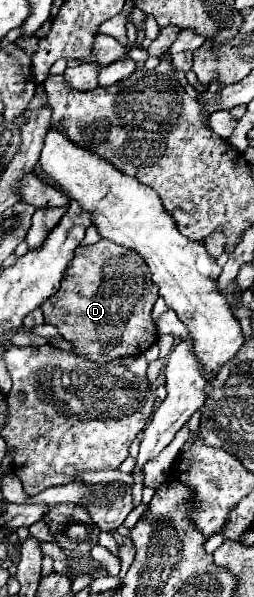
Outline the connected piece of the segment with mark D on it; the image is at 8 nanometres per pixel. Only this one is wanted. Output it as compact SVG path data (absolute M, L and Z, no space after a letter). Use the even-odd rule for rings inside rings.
M100 240L92 246L78 246L68 270L62 278L60 290L42 304L44 322L58 328L58 334L74 346L74 350L94 362L112 362L116 358L126 356L140 356L158 340L156 324L150 316L154 302L158 300L158 288L150 280L150 272L146 262L134 252L124 246L112 244L110 240Z

